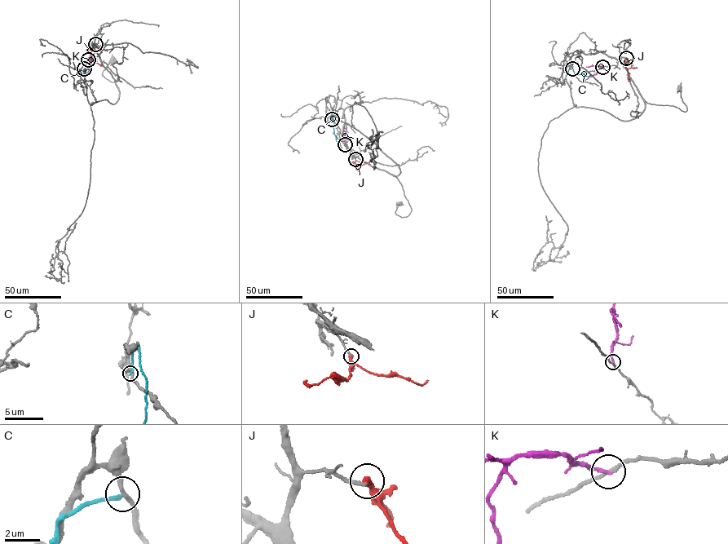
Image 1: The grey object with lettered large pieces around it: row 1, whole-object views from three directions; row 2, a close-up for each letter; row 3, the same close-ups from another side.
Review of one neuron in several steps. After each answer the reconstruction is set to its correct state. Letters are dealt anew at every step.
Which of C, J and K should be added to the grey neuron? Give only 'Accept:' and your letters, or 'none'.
Accept: none

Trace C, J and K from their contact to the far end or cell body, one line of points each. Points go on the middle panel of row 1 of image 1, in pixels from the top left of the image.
C: (332, 119), (334, 134), (338, 142)
J: (355, 159), (352, 162), (359, 165), (370, 164)
K: (345, 144), (346, 138), (343, 132)

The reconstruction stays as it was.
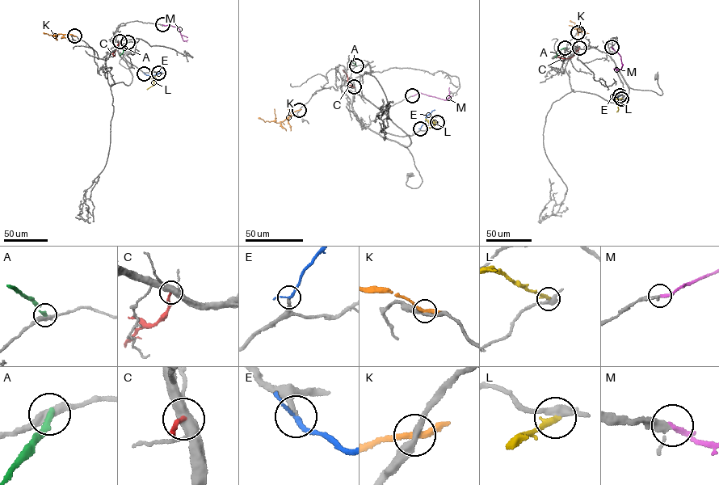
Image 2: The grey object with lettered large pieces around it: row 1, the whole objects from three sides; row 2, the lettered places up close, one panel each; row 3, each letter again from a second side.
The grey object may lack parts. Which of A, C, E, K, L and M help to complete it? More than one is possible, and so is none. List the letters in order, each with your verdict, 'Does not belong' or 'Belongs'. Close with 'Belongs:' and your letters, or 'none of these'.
A: Does not belong
C: Does not belong
E: Belongs
K: Does not belong
L: Does not belong
M: Belongs
Belongs: E, M

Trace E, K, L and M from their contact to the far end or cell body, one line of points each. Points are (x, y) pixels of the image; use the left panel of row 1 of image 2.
E: (144, 73), (151, 76), (161, 71)
K: (74, 35), (44, 33)
L: (158, 73), (155, 75), (153, 85), (147, 89)
M: (162, 24), (178, 27), (182, 40), (187, 40)

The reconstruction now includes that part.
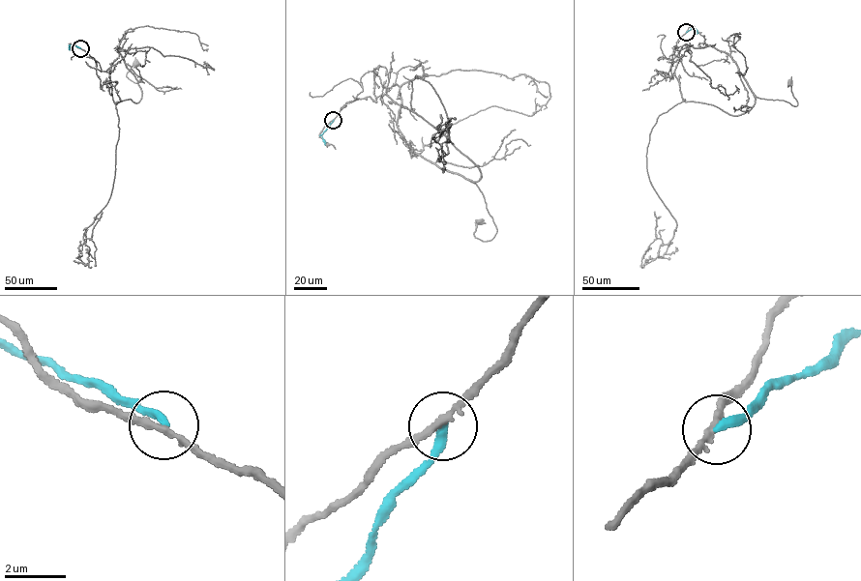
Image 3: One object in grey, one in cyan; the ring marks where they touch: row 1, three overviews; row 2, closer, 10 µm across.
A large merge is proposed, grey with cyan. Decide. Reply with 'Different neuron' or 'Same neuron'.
Different neuron

